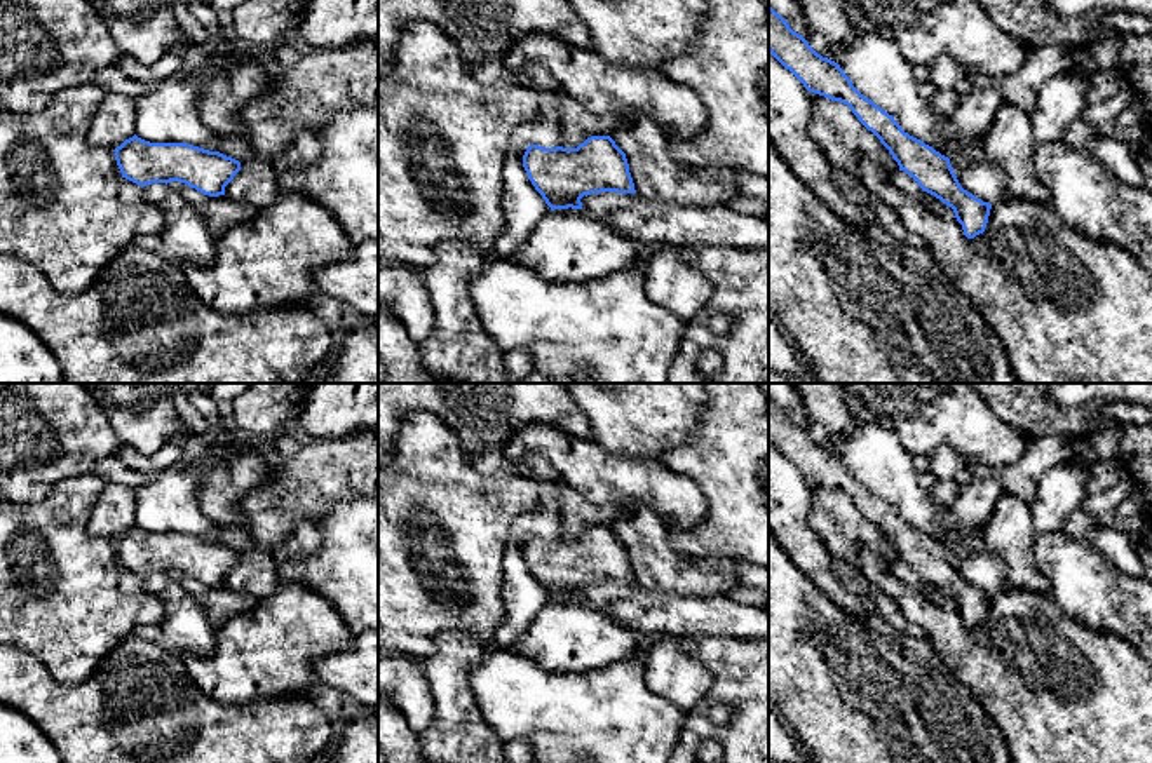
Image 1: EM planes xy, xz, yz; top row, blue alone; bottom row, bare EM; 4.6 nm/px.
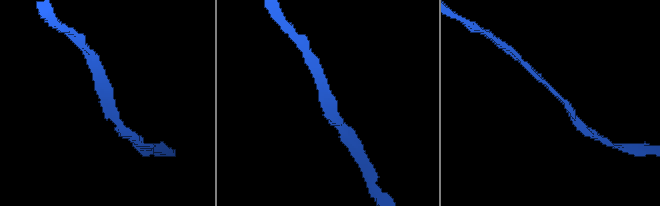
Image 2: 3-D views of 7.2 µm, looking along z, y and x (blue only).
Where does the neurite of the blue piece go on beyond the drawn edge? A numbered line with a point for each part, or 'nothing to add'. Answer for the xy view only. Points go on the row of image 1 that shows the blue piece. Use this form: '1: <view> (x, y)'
nothing to add

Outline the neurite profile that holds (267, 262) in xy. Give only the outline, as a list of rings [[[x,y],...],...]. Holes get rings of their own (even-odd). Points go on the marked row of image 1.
[[[279,193],[277,200],[247,223],[232,225],[216,237],[216,258],[209,267],[183,263],[193,293],[211,308],[242,315],[256,308],[310,305],[319,291],[312,268],[345,260],[354,249],[342,226],[317,202],[298,193]]]

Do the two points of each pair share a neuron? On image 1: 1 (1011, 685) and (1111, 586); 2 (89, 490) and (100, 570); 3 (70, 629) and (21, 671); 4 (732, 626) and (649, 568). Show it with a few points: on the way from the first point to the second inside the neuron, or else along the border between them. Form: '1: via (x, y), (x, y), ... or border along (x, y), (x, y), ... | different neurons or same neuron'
1: border along (1050, 596), (1065, 614), (1079, 622), (1114, 634) | different neurons
2: via (77, 509), (77, 547), (81, 551) | same neuron
3: border along (18, 647), (30, 652), (58, 681), (67, 685) | different neurons
4: border along (647, 587), (682, 594), (725, 596) | different neurons

